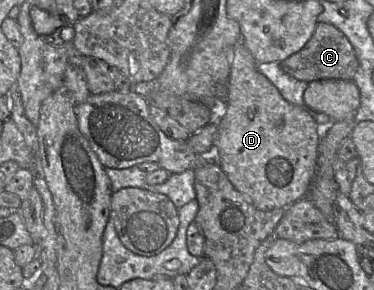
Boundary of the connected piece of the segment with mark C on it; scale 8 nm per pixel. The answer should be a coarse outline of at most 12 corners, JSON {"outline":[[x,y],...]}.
{"outline":[[317,22],[301,50],[279,64],[308,83],[352,81],[358,60],[348,38]]}

